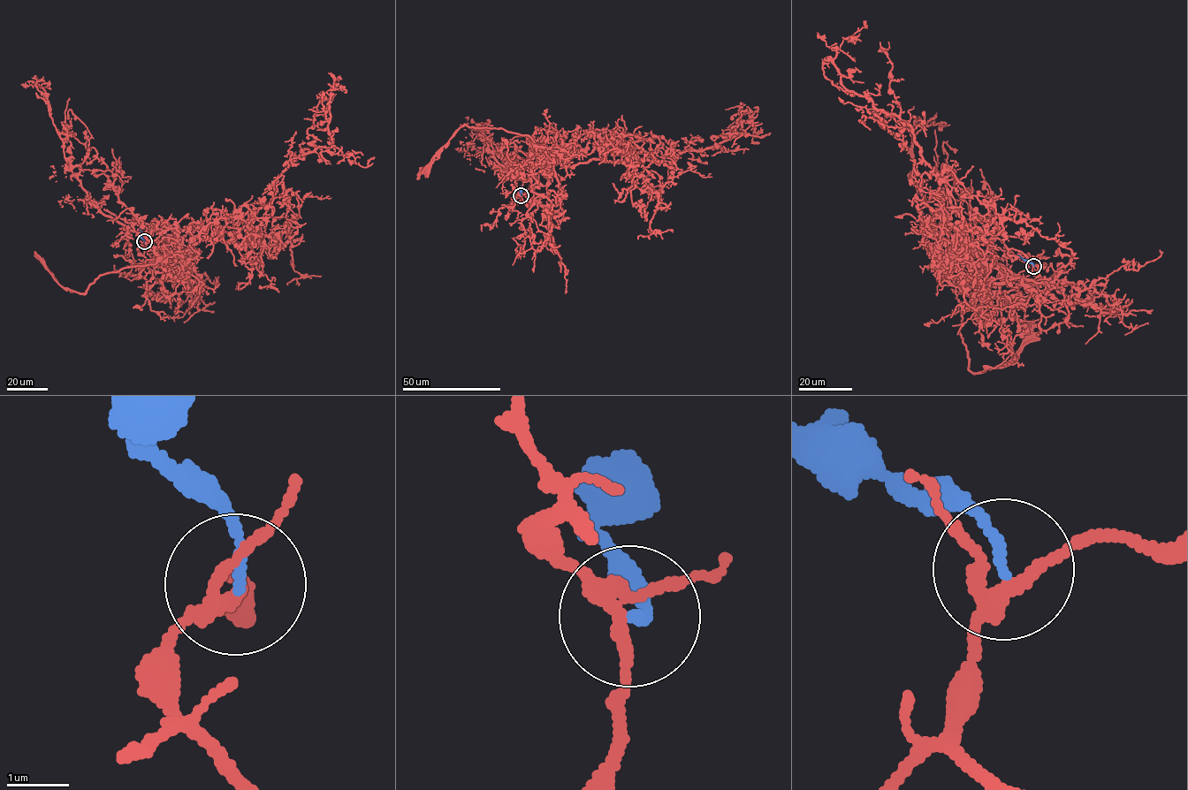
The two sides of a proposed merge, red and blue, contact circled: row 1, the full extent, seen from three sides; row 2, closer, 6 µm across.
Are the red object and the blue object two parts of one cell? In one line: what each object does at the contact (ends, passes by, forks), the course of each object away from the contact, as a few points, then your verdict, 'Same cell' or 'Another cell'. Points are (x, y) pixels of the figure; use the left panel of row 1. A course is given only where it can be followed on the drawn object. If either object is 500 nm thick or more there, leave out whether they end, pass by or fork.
At the ring red forks. At the ring blue ends. Course of red: (143, 241), (161, 268), (155, 254), (209, 225), (240, 230), (291, 163), (331, 146), (341, 79). Course of blue: (144, 241), (139, 229). Another cell

